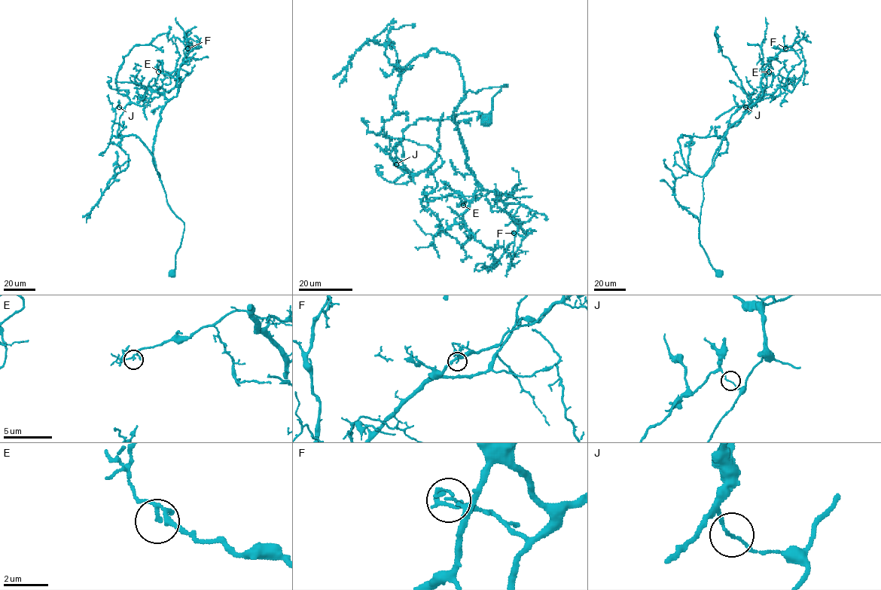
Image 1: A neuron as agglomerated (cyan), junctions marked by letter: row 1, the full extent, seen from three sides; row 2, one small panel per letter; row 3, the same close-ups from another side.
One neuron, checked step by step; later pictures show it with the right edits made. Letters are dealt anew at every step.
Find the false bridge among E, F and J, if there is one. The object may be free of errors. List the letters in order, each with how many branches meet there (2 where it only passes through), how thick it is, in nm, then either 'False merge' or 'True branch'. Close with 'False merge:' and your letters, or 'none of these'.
E: Branches: 2. Thickness 120 nm. True branch
F: Branches: 2. Thickness 80 nm. True branch
J: Branches: 2. Thickness 110 nm. False merge
False merge: J

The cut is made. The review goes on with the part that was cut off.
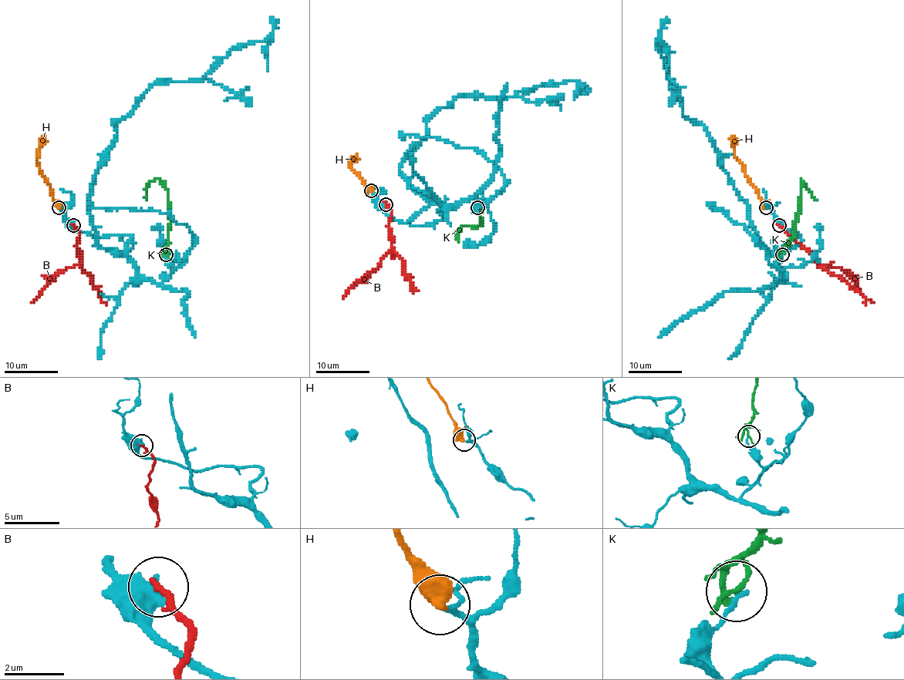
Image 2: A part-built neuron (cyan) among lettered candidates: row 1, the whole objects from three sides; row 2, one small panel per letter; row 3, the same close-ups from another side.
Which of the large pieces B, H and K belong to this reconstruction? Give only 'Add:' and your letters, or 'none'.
Add: H

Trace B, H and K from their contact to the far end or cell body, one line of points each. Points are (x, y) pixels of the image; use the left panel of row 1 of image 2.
B: (73, 225), (79, 231), (77, 253), (81, 264), (61, 270), (30, 301)
H: (59, 207), (52, 195), (50, 186), (39, 171), (37, 160), (41, 140), (45, 136)
K: (166, 254), (170, 214), (167, 189), (158, 179), (154, 179), (146, 189), (146, 199)

